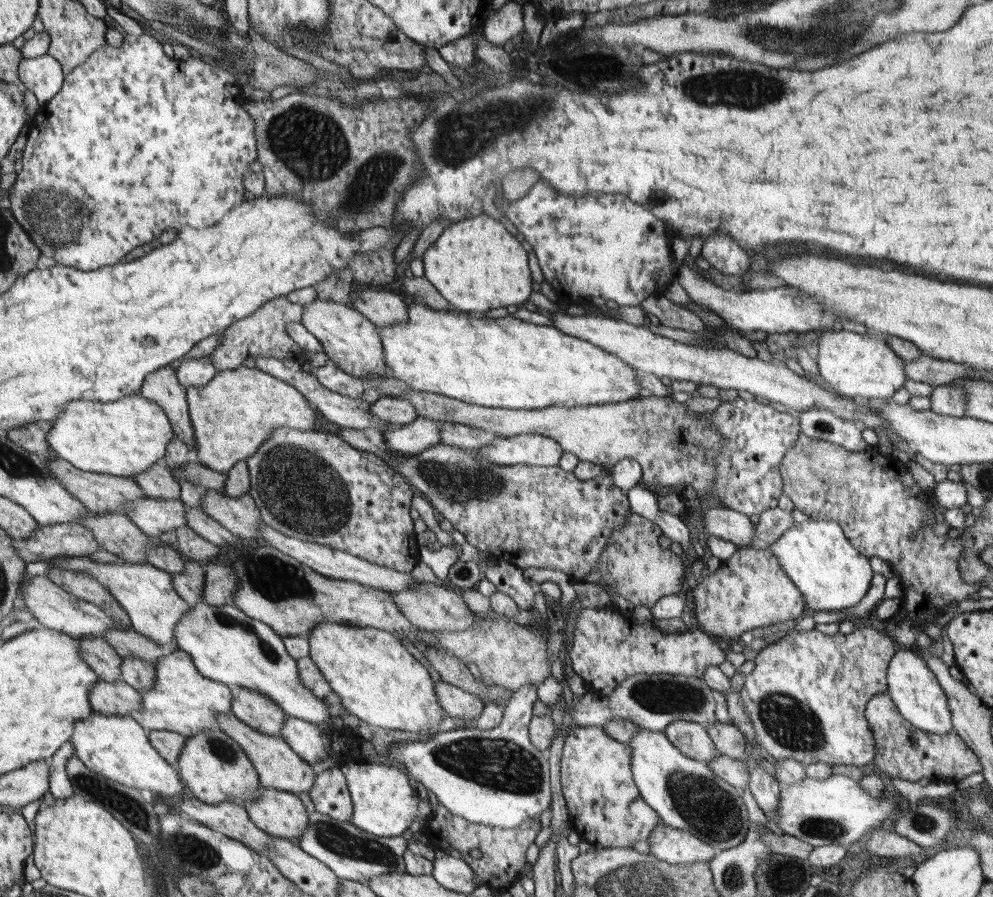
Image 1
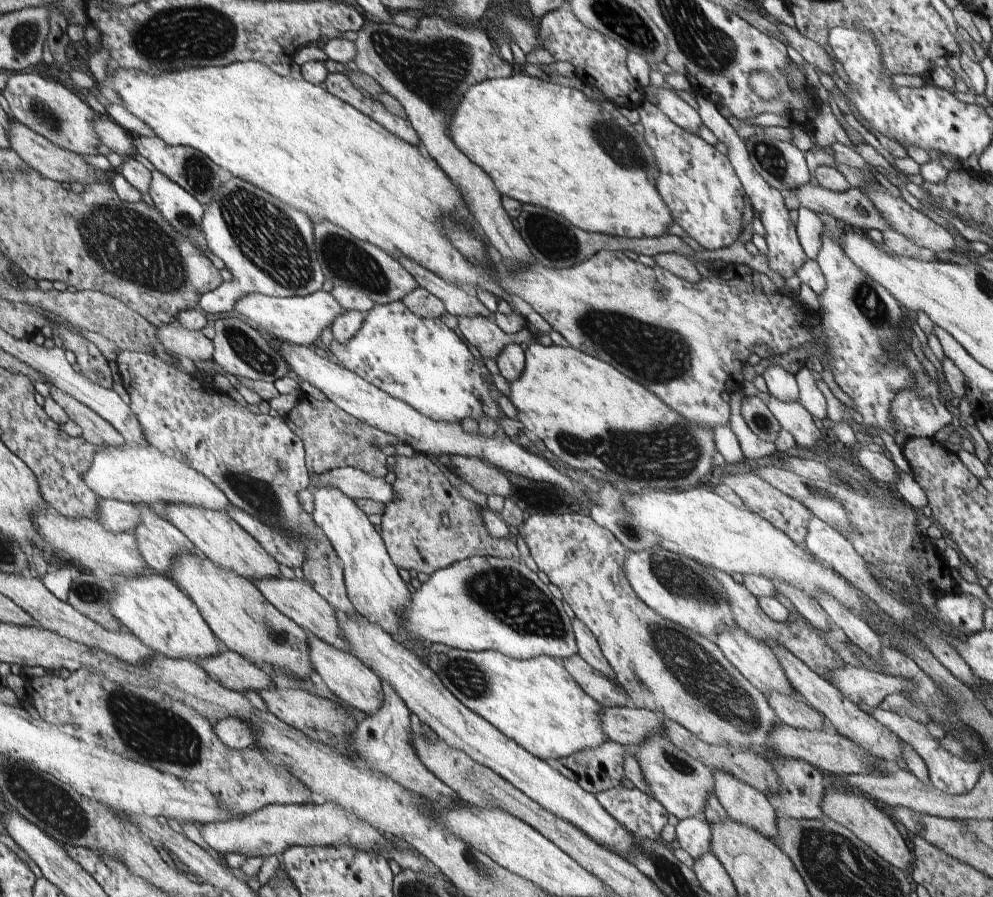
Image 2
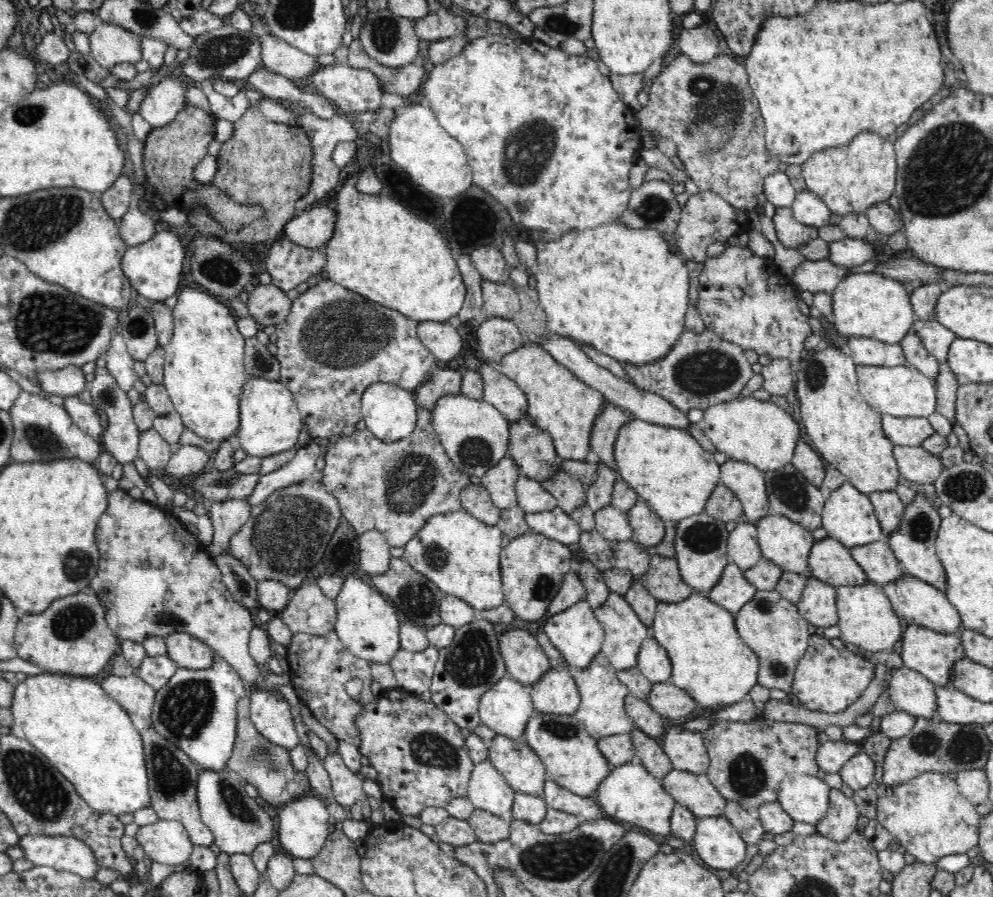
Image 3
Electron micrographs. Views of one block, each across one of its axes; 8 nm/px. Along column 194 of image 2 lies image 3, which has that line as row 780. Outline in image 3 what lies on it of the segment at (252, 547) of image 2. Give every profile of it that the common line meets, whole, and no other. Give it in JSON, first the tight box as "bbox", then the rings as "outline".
{"bbox":[488,736,548,798],"outline":[[[496,736],[488,742],[488,760],[516,792],[544,798],[542,784],[548,780],[546,768],[524,740]]]}

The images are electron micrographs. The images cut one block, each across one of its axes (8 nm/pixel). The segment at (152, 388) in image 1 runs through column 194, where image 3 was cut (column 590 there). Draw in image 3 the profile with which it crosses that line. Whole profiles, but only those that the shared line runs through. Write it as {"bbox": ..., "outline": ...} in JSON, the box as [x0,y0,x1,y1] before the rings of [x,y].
{"bbox":[590,402,628,472],"outline":[[[604,402],[600,414],[594,420],[592,432],[590,432],[590,446],[592,446],[592,458],[598,464],[604,464],[606,468],[612,468],[612,472],[618,472],[616,464],[614,464],[614,456],[612,456],[612,446],[616,440],[616,434],[620,430],[622,424],[626,424],[628,412],[624,412],[622,408]]]}

